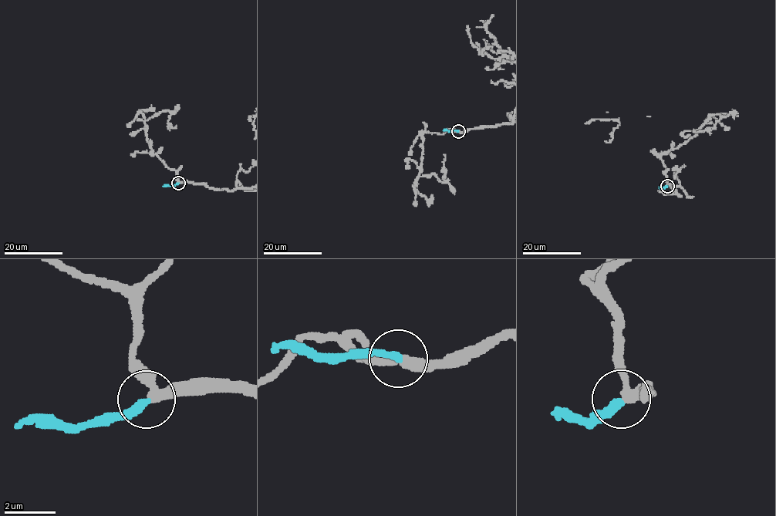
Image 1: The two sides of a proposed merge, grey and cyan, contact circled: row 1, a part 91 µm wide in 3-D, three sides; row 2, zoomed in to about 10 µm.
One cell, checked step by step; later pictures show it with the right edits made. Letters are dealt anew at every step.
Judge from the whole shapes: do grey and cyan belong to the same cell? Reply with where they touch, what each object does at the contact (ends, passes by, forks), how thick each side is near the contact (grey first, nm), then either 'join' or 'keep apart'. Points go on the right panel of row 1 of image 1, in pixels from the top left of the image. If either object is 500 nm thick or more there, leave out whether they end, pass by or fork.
at (667, 186); grey passes by; cyan ends there; 320 nm thick on the grey side, 300 nm on the other; join

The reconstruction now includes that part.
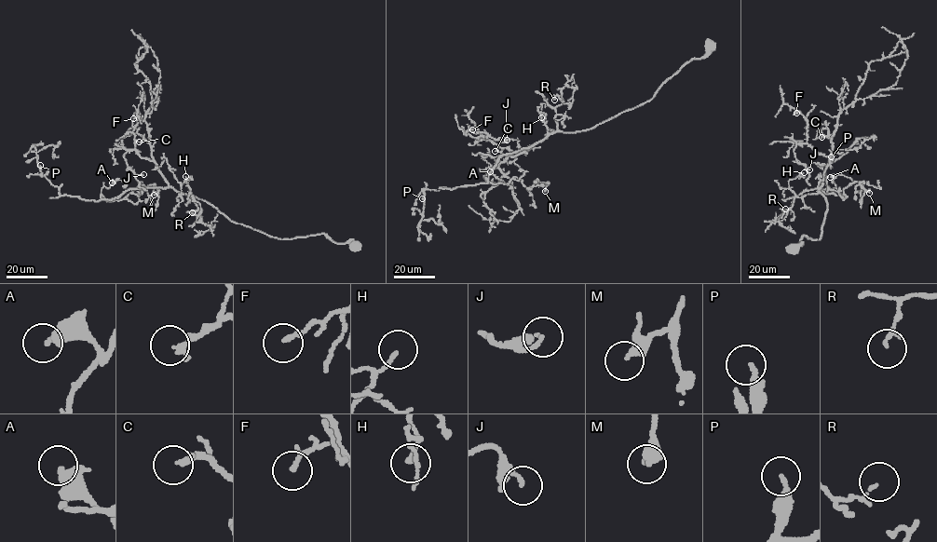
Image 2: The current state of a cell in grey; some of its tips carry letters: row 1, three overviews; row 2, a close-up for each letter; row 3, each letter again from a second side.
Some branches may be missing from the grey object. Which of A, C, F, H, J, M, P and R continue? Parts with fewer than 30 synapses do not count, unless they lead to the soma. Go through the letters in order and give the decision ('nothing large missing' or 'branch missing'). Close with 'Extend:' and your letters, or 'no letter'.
A: nothing large missing
C: nothing large missing
F: nothing large missing
H: nothing large missing
J: nothing large missing
M: nothing large missing
P: nothing large missing
R: nothing large missing
Extend: no letter

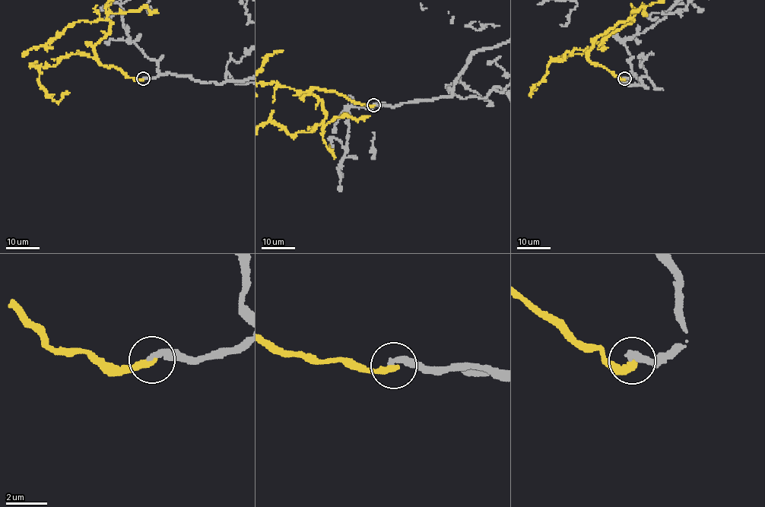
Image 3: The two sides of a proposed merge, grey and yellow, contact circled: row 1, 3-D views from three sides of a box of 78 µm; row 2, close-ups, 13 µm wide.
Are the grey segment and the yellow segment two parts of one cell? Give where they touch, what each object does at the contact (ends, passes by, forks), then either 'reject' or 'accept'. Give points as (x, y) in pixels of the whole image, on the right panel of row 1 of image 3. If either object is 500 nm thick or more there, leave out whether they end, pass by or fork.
place (624, 78); grey ends; yellow ends; reject

